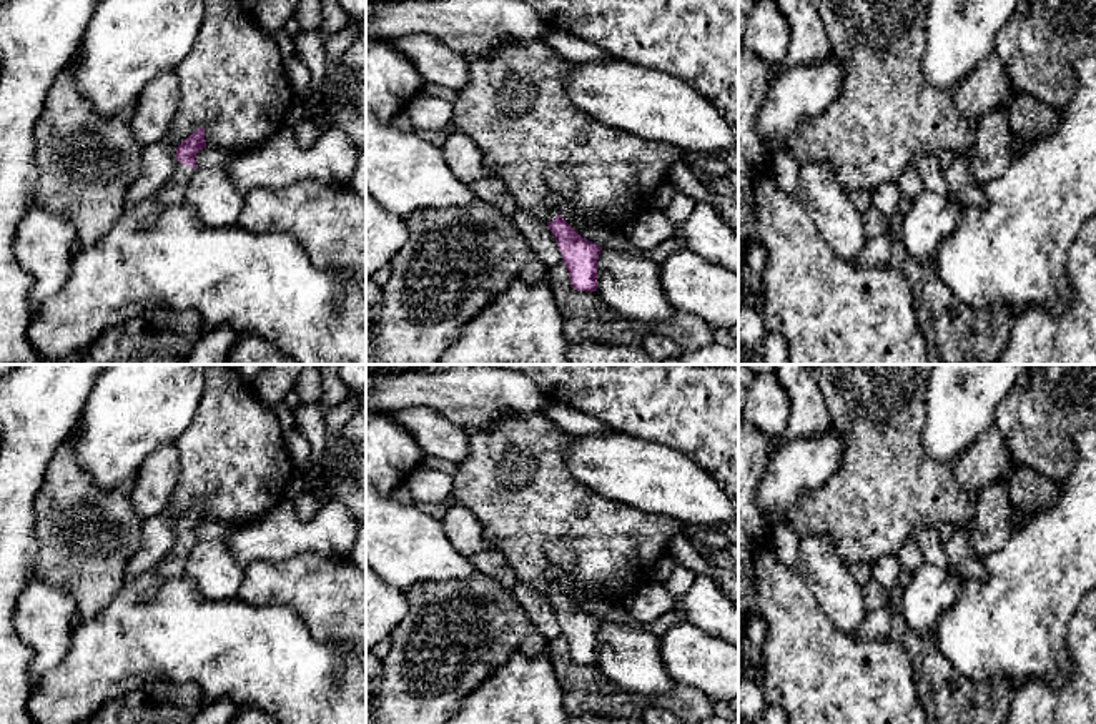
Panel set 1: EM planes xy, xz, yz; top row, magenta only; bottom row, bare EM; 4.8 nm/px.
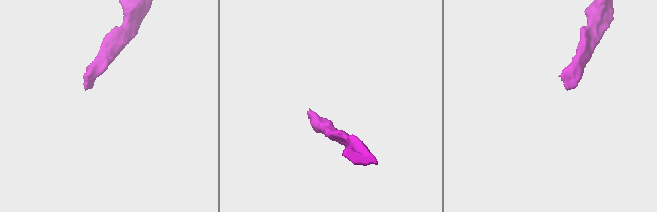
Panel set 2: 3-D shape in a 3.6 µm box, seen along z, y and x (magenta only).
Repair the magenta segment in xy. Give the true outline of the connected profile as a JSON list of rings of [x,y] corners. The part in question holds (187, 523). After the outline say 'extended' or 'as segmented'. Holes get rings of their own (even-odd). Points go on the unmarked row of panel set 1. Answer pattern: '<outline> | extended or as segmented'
[[[205,501],[195,503],[186,513],[176,519],[176,538],[173,548],[155,568],[156,583],[165,583],[170,578],[185,576],[188,556],[196,544],[196,526],[206,521]]] | extended

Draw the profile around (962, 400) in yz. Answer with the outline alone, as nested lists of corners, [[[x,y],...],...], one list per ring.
[[[931,364],[925,396],[925,449],[936,459],[960,458],[995,426],[998,404],[1011,394],[1029,364]]]

